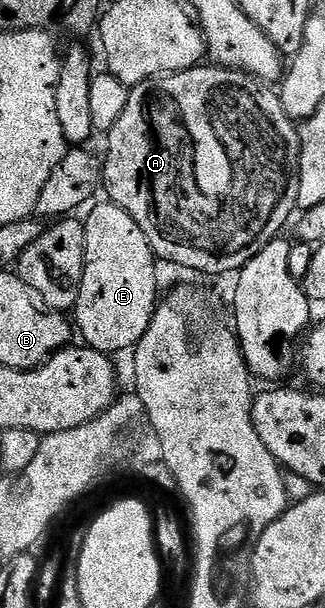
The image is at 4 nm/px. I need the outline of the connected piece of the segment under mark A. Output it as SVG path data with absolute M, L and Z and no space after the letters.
M199 65L190 67L186 71L175 71L158 76L157 79L146 79L142 83L130 88L128 106L120 121L108 132L110 144L106 147L106 163L101 164L100 179L104 184L104 191L108 194L109 202L120 205L144 229L144 237L148 237L148 245L154 250L159 260L167 259L178 267L187 267L190 271L203 271L206 275L226 275L242 270L249 259L256 257L264 245L279 238L283 234L282 226L291 219L298 207L298 142L299 128L295 120L284 113L282 96L274 91L269 82L245 71L233 71L231 67L217 65Z

